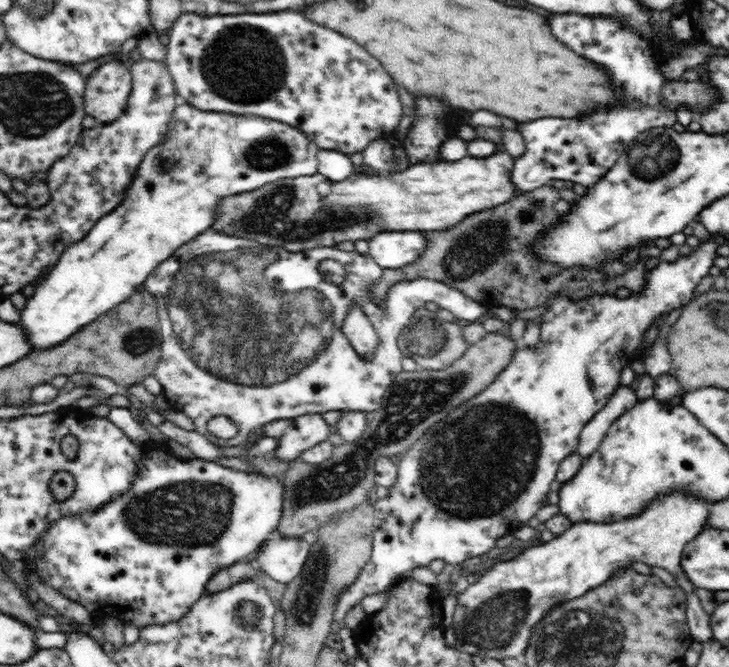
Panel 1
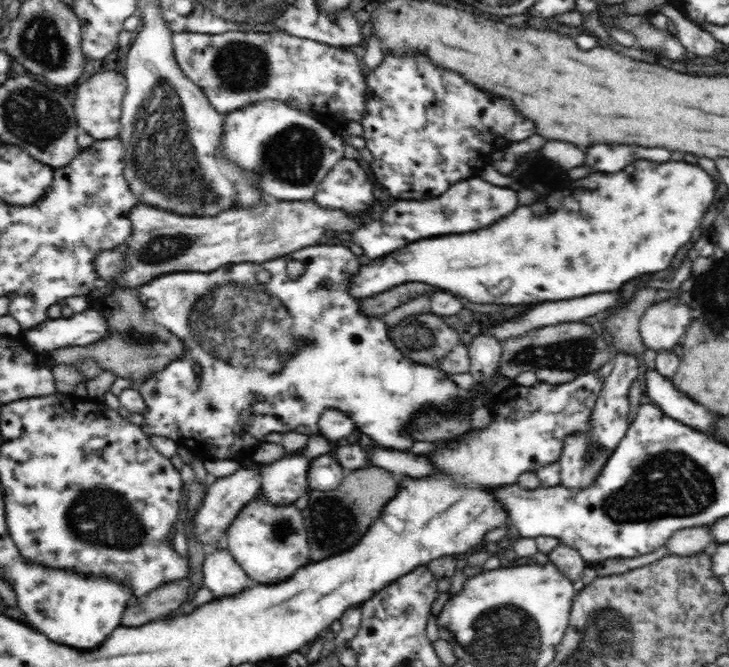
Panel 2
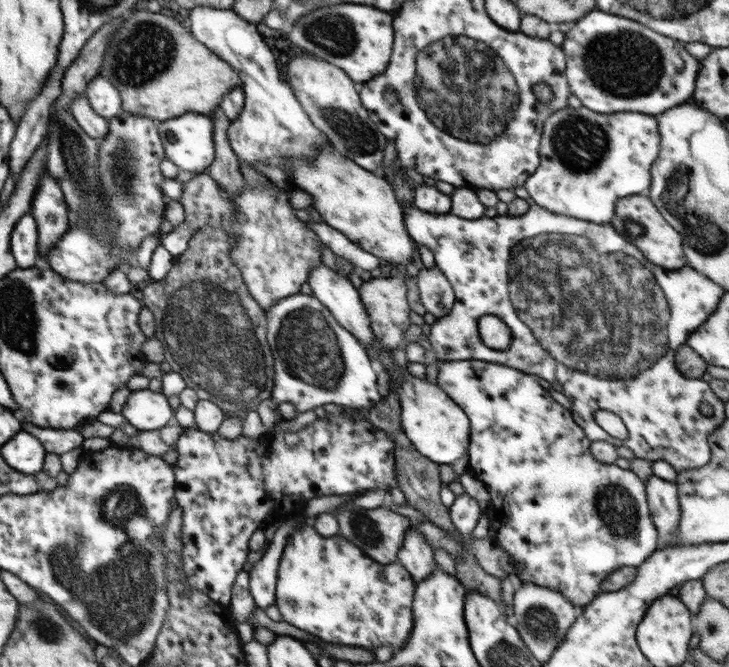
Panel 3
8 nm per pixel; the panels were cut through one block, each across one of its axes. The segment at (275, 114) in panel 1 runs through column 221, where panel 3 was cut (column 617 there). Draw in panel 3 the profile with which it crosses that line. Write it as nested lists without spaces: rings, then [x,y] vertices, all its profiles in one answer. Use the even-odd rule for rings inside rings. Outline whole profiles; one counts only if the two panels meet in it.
[[[592,9],[590,14],[577,20],[565,34],[561,47],[566,55],[565,73],[570,91],[581,100],[582,107],[600,114],[637,112],[659,115],[676,105],[686,103],[696,88],[700,61],[690,55],[685,43],[658,34],[635,20],[622,18],[602,9]]]

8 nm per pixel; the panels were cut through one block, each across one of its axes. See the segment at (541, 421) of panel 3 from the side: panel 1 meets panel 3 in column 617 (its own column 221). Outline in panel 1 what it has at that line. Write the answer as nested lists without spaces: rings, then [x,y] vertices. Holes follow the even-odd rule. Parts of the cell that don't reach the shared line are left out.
[[[149,441],[143,448],[145,456],[138,464],[138,472],[136,472],[136,476],[126,492],[103,504],[99,509],[84,511],[79,515],[60,517],[58,520],[52,521],[41,534],[37,543],[31,548],[31,551],[25,556],[25,559],[22,560],[25,565],[24,571],[41,578],[62,596],[85,606],[86,610],[93,615],[95,621],[104,618],[104,616],[114,616],[124,625],[134,624],[136,628],[140,629],[152,626],[152,624],[176,622],[184,614],[188,614],[192,604],[198,598],[207,595],[206,584],[210,582],[210,578],[216,572],[220,572],[222,568],[228,568],[228,566],[232,566],[247,557],[251,558],[260,549],[262,542],[275,535],[283,509],[283,485],[272,483],[268,476],[233,470],[218,465],[216,461],[203,460],[197,457],[194,460],[185,461],[176,458],[165,444],[157,445],[155,441]]]

